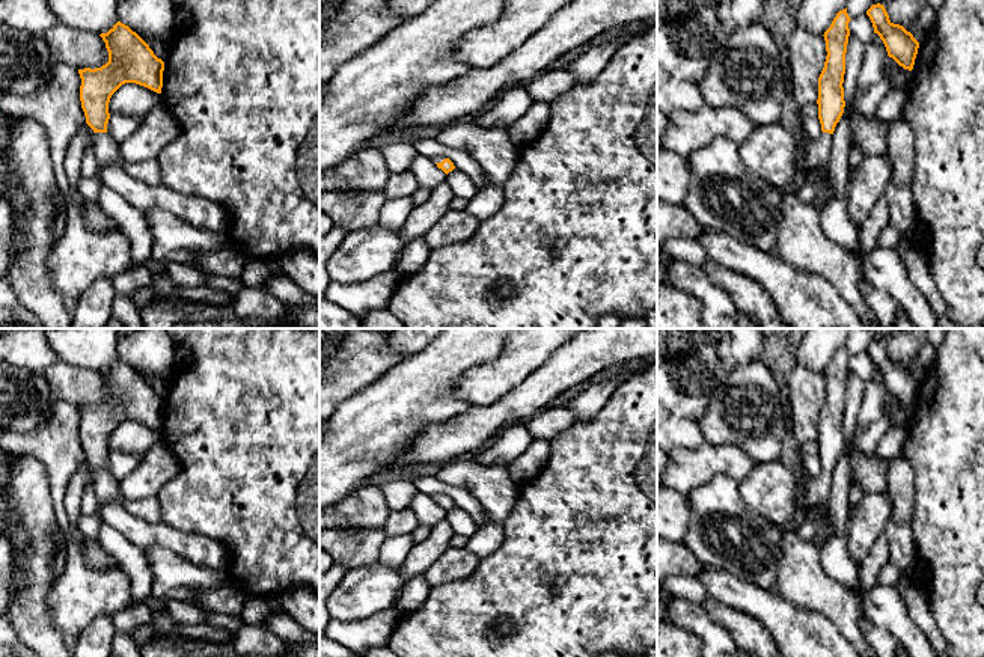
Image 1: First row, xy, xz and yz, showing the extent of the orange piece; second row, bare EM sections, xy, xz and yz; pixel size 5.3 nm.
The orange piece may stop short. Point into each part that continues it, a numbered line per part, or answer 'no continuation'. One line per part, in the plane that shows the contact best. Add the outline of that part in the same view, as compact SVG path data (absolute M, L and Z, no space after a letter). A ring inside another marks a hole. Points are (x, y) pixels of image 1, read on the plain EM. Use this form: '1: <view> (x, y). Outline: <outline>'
1: xy (148, 508). Outline: M95 470L93 491L101 506L118 502L130 514L148 523L158 523L163 520L161 506L157 496L148 496L139 500L124 499L118 490L118 479L107 470Z

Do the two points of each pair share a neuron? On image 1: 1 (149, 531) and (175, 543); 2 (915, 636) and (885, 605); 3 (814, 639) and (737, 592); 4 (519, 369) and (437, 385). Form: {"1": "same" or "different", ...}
{"1": "same", "2": "same", "3": "same", "4": "different"}

